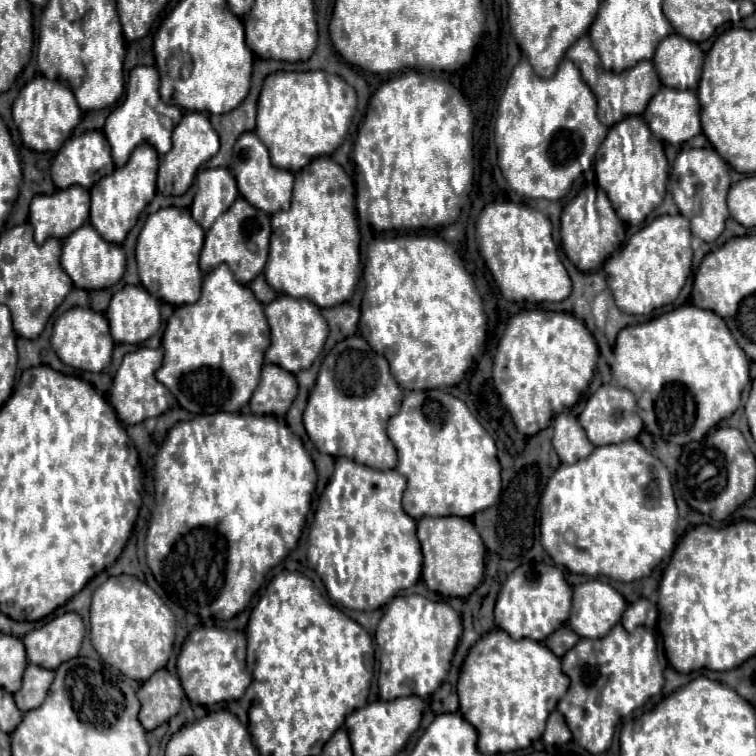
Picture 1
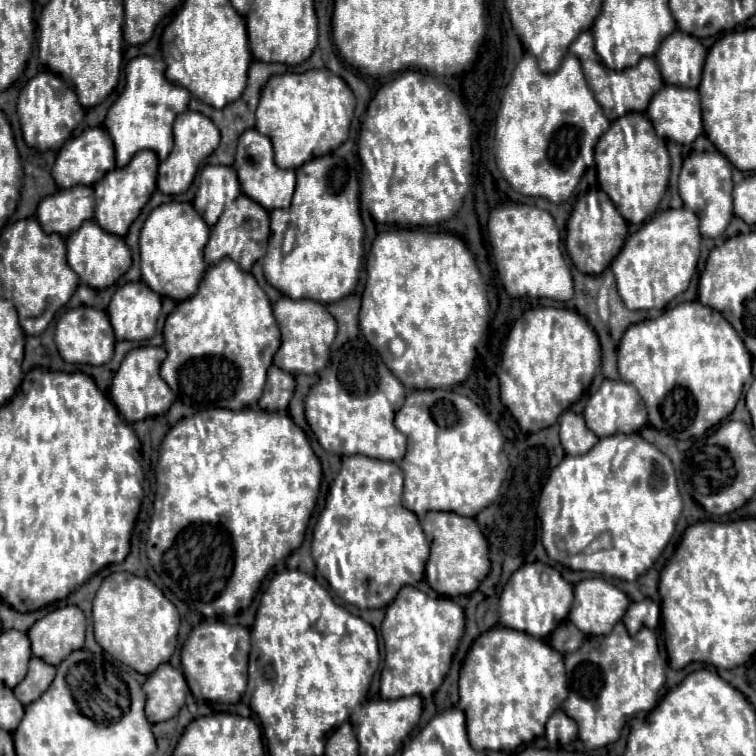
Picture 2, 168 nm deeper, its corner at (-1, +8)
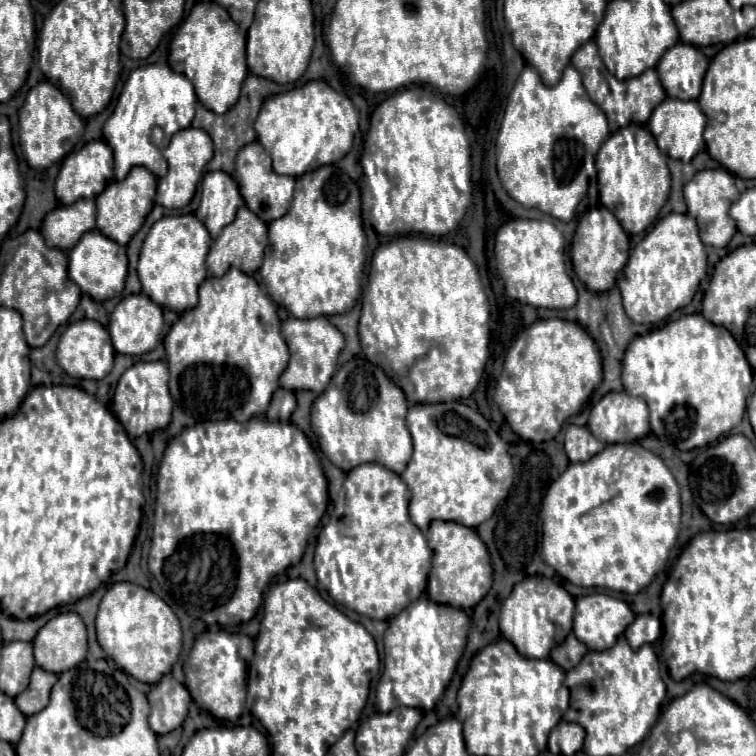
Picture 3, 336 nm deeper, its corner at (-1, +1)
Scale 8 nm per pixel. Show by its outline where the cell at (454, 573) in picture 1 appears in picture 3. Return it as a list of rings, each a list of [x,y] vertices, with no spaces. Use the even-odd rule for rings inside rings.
[[[432,521],[426,539],[434,551],[432,571],[428,577],[430,599],[450,607],[460,607],[464,611],[472,609],[492,585],[492,565],[484,541],[478,537],[476,529],[448,521]]]

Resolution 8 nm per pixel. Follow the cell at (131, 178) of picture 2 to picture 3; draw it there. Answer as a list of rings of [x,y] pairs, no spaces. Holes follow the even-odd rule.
[[[132,167],[126,179],[122,181],[112,181],[108,187],[96,197],[96,221],[98,221],[98,231],[102,235],[108,235],[112,241],[126,245],[132,235],[142,227],[146,215],[150,213],[154,205],[154,195],[156,195],[156,175],[150,173],[146,167]]]

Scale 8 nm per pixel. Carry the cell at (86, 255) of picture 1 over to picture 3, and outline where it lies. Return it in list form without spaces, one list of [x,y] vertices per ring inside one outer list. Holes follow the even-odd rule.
[[[92,229],[82,235],[82,239],[68,253],[68,277],[82,289],[82,293],[90,295],[94,301],[106,301],[124,291],[124,281],[128,273],[128,257],[126,249],[116,241],[100,235],[98,229]]]

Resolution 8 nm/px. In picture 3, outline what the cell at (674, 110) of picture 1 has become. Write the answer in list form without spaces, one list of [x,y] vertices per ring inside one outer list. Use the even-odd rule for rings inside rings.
[[[666,97],[664,103],[660,103],[652,111],[652,117],[648,121],[648,129],[656,137],[660,151],[680,161],[690,161],[698,151],[704,149],[704,137],[702,137],[704,127],[706,127],[706,117],[698,101],[682,101],[682,99],[672,99],[672,97]]]

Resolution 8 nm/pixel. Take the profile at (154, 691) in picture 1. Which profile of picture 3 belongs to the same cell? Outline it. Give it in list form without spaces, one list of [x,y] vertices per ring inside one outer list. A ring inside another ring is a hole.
[[[170,673],[164,675],[156,685],[152,685],[148,693],[150,701],[150,727],[154,733],[164,735],[182,725],[188,715],[190,707],[190,693],[188,689],[178,683]]]

